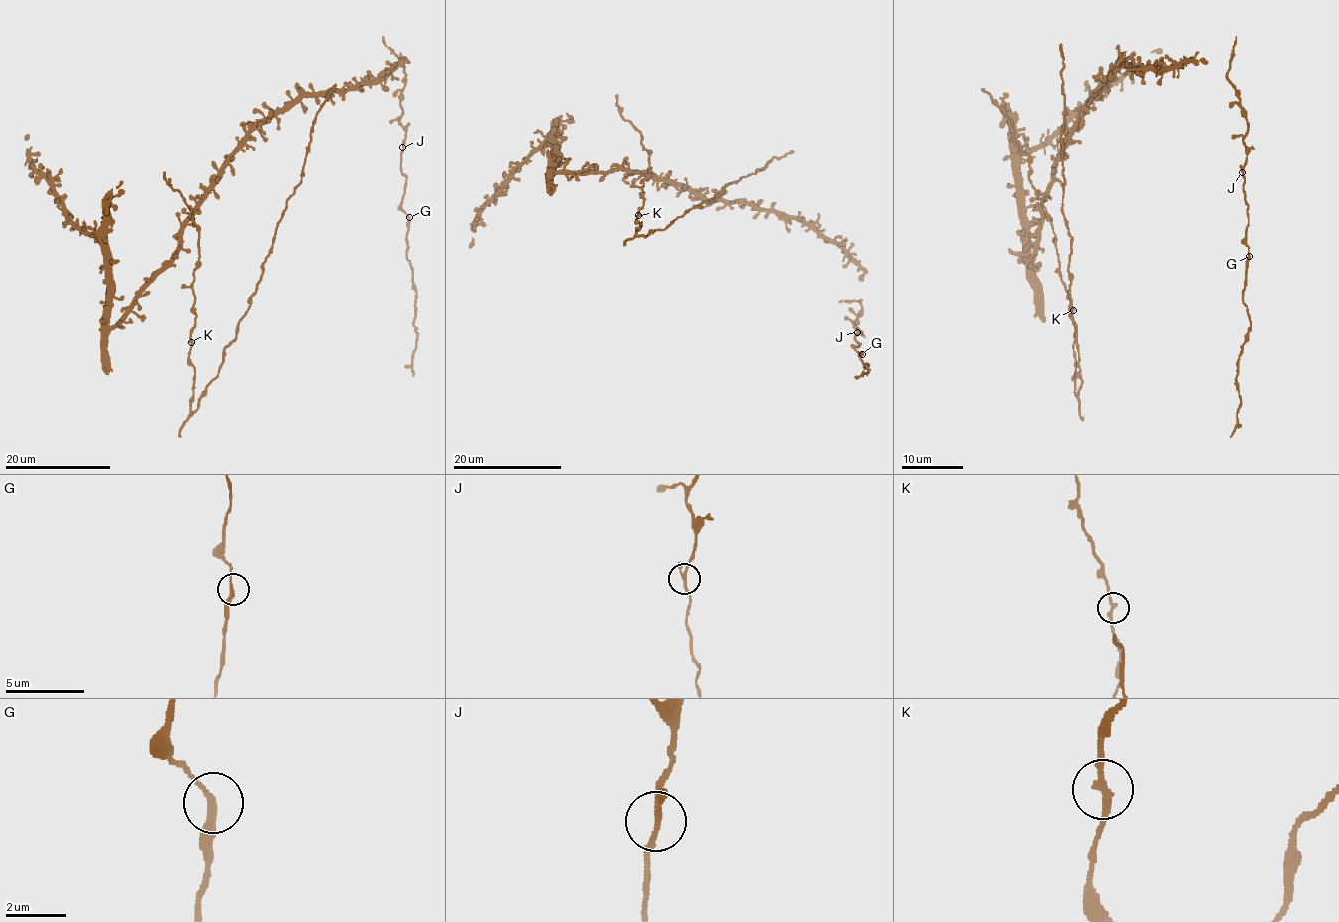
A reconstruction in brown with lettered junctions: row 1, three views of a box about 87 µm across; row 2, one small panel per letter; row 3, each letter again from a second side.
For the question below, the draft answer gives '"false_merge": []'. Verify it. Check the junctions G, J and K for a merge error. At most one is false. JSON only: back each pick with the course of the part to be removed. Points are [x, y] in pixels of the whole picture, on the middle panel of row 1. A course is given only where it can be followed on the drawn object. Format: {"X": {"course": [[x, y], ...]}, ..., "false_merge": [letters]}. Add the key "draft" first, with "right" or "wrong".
{"draft": "right", "false_merge": []}

